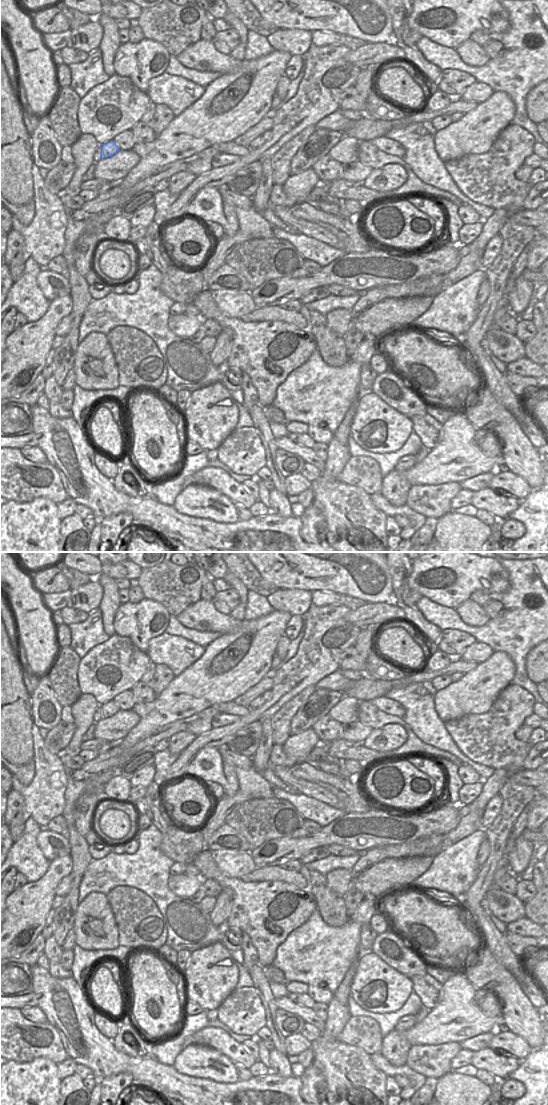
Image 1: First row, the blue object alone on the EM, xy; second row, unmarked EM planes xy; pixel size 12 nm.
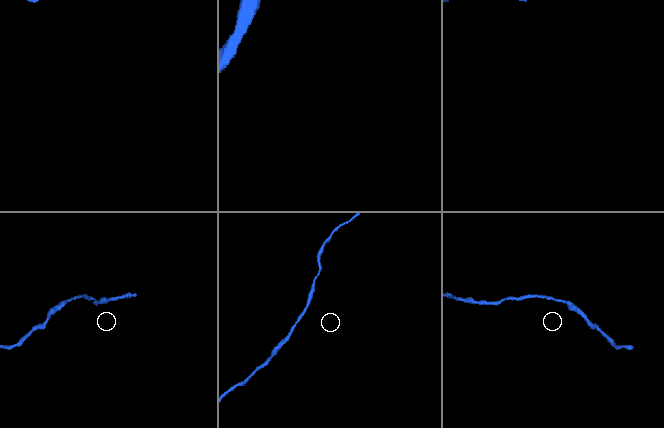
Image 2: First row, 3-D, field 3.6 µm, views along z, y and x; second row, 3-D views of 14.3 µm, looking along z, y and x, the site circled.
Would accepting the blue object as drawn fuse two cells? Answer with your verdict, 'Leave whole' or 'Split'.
Leave whole.

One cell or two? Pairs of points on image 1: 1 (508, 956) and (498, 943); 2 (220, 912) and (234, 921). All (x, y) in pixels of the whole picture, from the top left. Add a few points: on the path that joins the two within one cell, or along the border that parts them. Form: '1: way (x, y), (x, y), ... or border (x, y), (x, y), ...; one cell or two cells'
1: way (505, 953), (498, 946); one cell
2: border (233, 894), (230, 914), (226, 921); two cells

